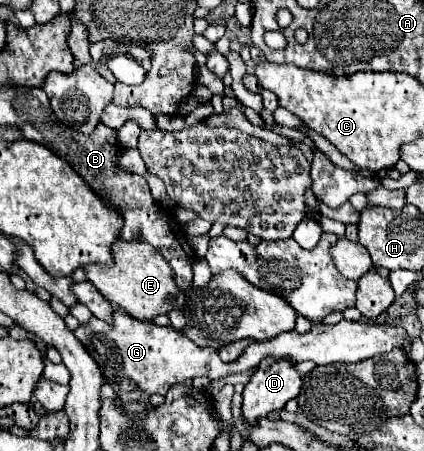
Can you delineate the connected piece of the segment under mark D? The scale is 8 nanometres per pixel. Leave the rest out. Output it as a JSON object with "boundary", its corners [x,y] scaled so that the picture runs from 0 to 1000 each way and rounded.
{"boundary":[[[616,800],[573,867],[573,920],[587,938],[672,902],[710,867],[710,831],[686,800]]]}

